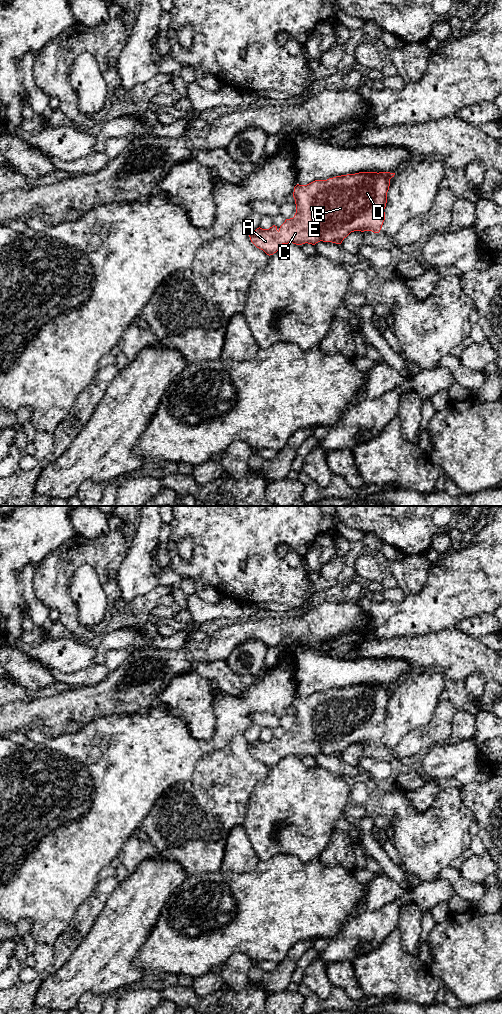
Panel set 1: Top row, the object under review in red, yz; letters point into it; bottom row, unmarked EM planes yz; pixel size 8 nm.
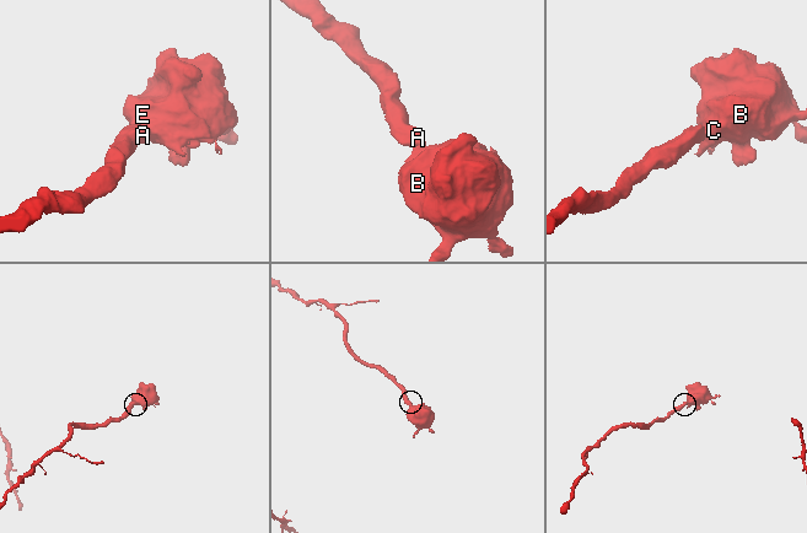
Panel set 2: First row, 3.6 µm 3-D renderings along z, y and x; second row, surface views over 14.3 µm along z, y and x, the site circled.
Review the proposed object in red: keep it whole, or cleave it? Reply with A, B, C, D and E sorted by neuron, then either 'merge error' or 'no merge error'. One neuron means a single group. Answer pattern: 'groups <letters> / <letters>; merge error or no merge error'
groups A B C D E; no merge error

